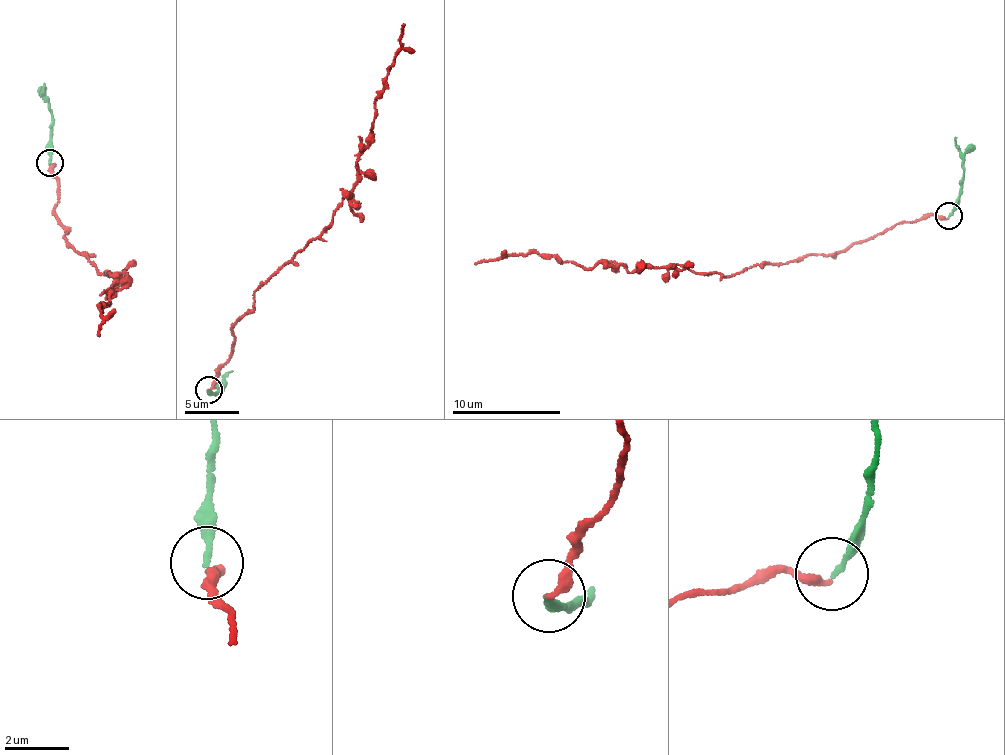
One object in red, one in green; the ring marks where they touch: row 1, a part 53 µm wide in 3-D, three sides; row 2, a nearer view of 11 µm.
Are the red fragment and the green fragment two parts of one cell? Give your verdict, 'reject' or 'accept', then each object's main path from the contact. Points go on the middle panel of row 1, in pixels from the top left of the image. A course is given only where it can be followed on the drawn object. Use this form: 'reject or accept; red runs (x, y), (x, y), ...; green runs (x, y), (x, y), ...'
reject; red runs (208, 389), (230, 351), (233, 327), (254, 307), (254, 294), (330, 224), (357, 179), (357, 157), (405, 23); green runs (209, 389), (221, 392), (232, 371)

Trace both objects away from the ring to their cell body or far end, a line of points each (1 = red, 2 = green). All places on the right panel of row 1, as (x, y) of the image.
1: (947, 218), (924, 215), (828, 254), (726, 277), (665, 265), (587, 269), (531, 252), (474, 264)
2: (947, 215), (964, 174), (955, 138)

